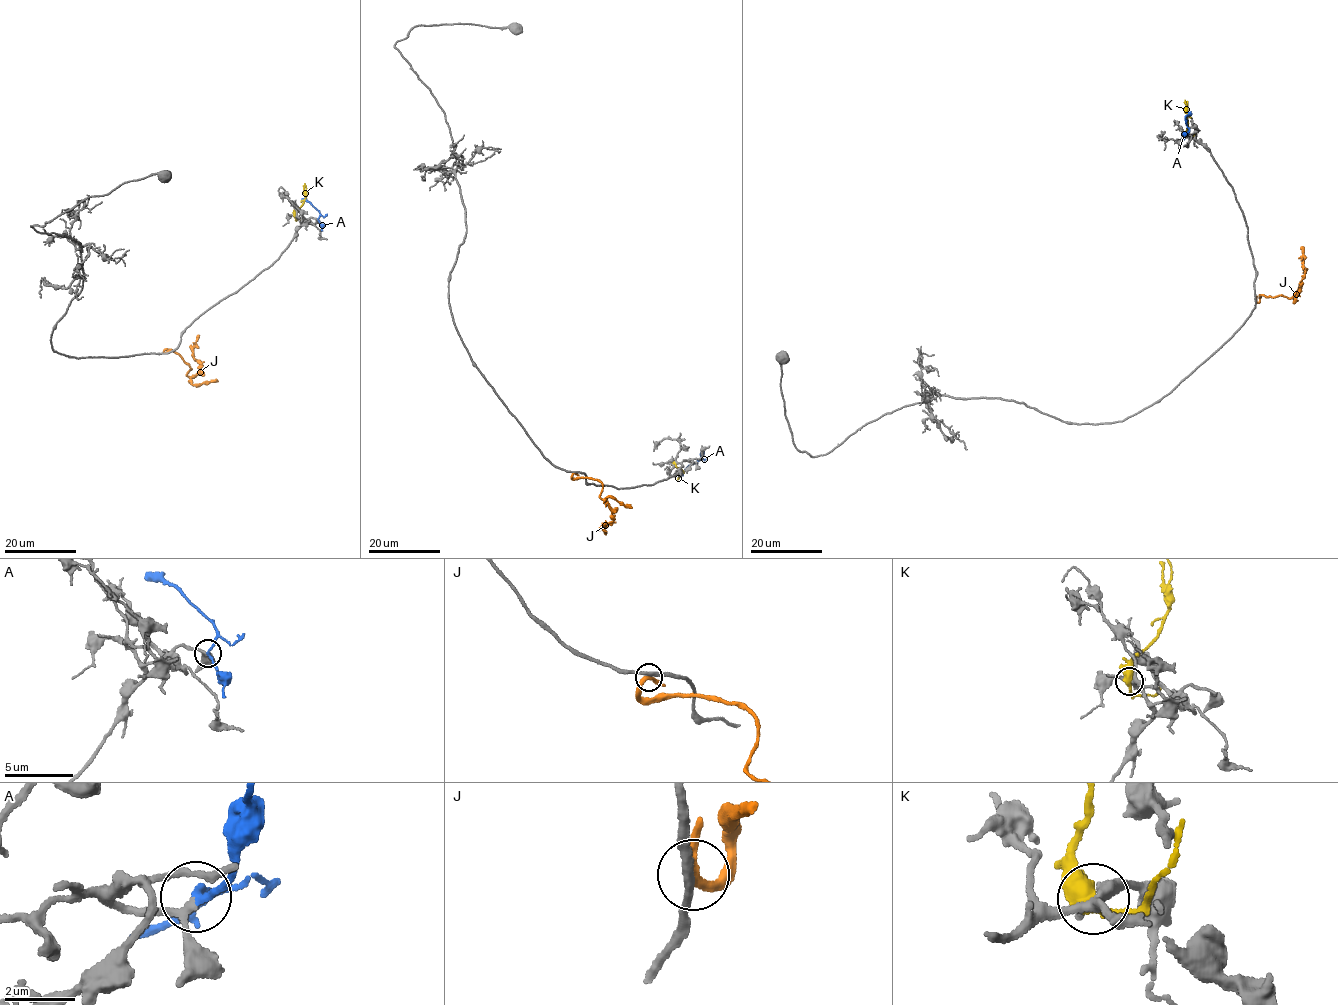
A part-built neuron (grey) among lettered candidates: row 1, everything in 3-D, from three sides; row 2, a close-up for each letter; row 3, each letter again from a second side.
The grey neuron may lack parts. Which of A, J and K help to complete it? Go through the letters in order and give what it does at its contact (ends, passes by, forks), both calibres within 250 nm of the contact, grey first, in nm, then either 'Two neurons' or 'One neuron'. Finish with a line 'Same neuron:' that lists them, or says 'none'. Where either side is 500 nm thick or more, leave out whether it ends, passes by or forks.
A: It passes by. Thickness 150 nm (grey) against 150 nm. One neuron
J: It passes by. Thickness 260 nm (grey) against 260 nm. Two neurons
K: Thickness 300 nm (grey) against 500 nm. Two neurons
Same neuron: A

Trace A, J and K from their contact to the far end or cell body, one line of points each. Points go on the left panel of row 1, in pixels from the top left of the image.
A: (317, 219), (319, 210), (301, 199)
J: (167, 352), (180, 354), (191, 377), (200, 363), (193, 354), (199, 335)
K: (295, 216), (305, 198), (304, 183)

